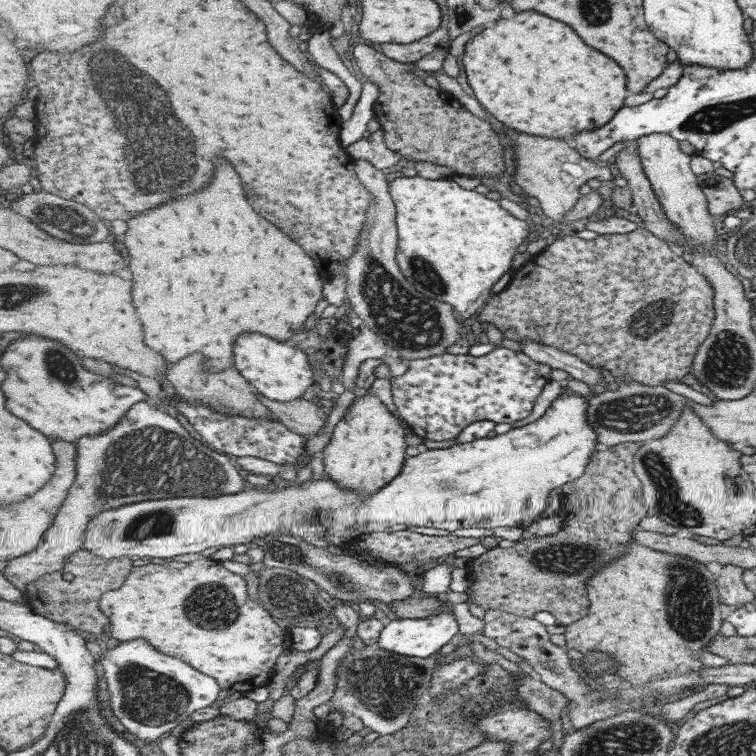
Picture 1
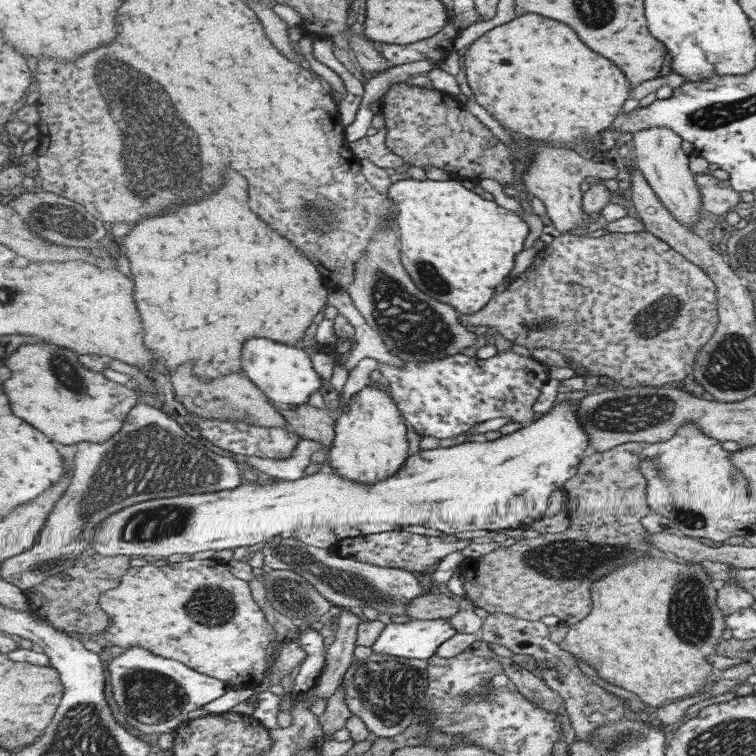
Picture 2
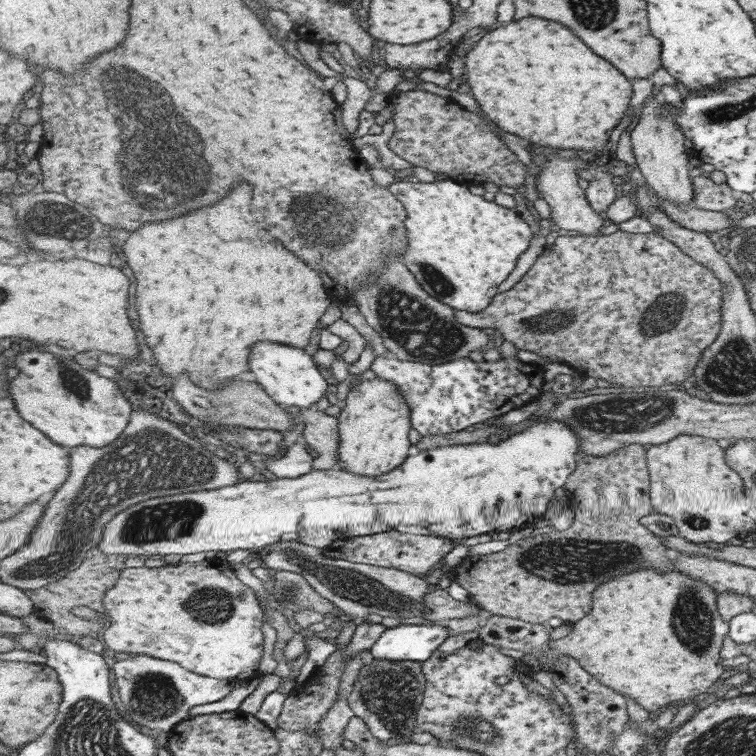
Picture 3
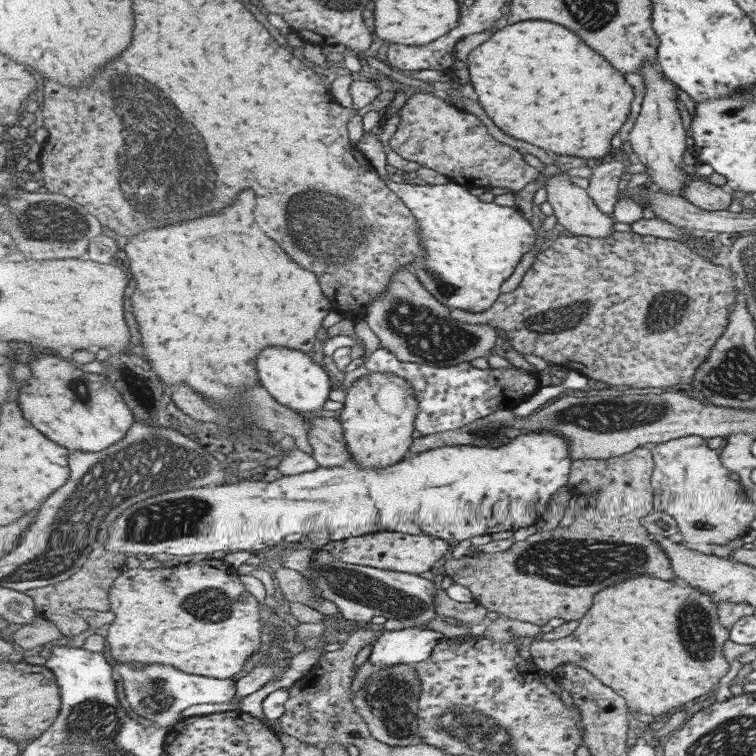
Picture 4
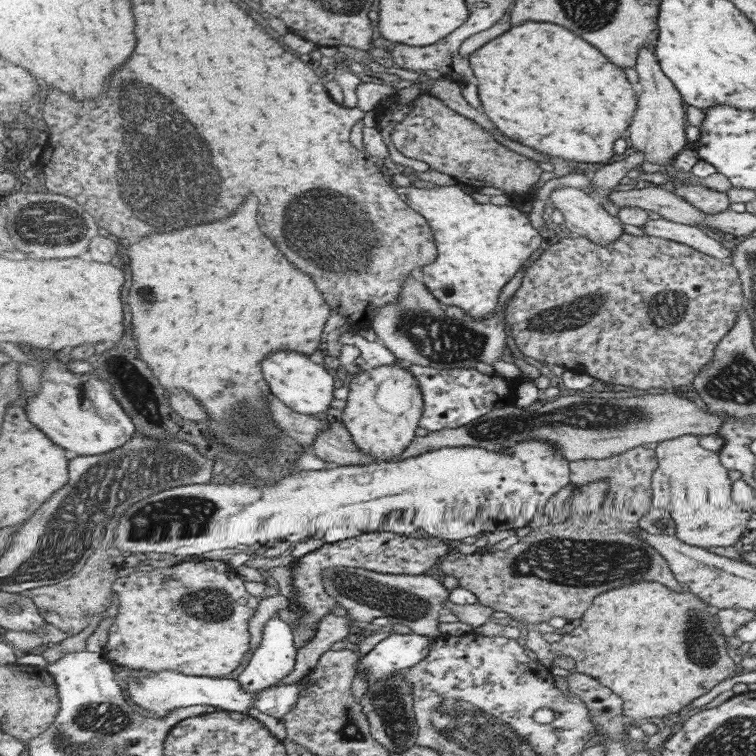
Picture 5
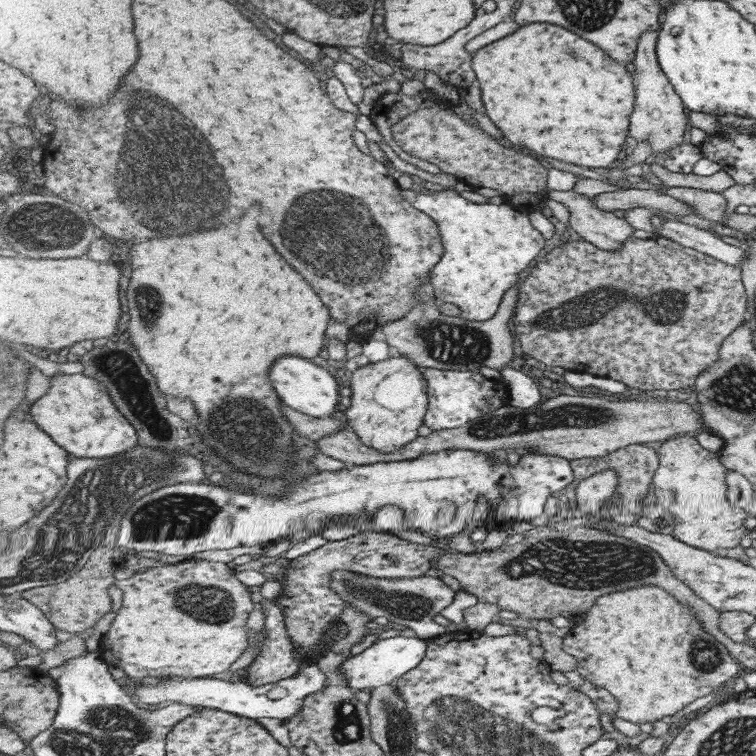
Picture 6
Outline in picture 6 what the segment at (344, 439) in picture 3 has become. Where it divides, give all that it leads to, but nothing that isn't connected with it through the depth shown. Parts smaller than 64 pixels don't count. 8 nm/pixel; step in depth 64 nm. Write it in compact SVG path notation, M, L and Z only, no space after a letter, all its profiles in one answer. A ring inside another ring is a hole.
M394 353L379 363L361 360L350 381L352 394L345 416L364 444L388 455L418 439L419 428L425 424L430 410L430 388L424 369L413 359Z

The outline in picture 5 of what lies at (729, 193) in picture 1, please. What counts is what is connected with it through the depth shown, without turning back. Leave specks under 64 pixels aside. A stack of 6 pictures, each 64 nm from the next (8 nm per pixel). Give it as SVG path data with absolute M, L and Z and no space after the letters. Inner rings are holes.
M698 183L676 185L673 187L673 191L677 196L687 200L689 204L703 210L705 214L719 214L719 212L729 210L729 206L731 206L728 191L719 192Z

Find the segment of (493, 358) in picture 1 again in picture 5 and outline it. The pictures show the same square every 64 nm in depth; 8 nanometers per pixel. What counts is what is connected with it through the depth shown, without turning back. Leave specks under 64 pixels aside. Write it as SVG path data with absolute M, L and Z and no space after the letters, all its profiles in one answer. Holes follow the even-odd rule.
M352 330L342 334L342 336L340 335L338 343L341 347L357 346L362 351L362 365L366 368L373 369L379 366L401 364L395 353L391 352L381 339L377 342L370 342ZM406 364L412 374L419 380L426 400L426 411L423 412L419 426L428 432L454 429L473 423L474 420L507 404L516 404L517 380L507 377L488 376L476 368L471 369L437 369Z

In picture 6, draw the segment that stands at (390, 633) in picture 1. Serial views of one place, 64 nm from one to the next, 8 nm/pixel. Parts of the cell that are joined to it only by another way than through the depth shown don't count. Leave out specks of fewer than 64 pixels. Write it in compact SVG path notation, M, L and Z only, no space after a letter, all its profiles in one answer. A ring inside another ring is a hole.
M400 635L381 639L367 647L362 653L343 661L338 666L339 672L345 674L347 684L354 690L364 690L371 693L373 688L396 683L407 672L417 668L426 658L428 641L428 639L422 639L418 636L405 637Z

